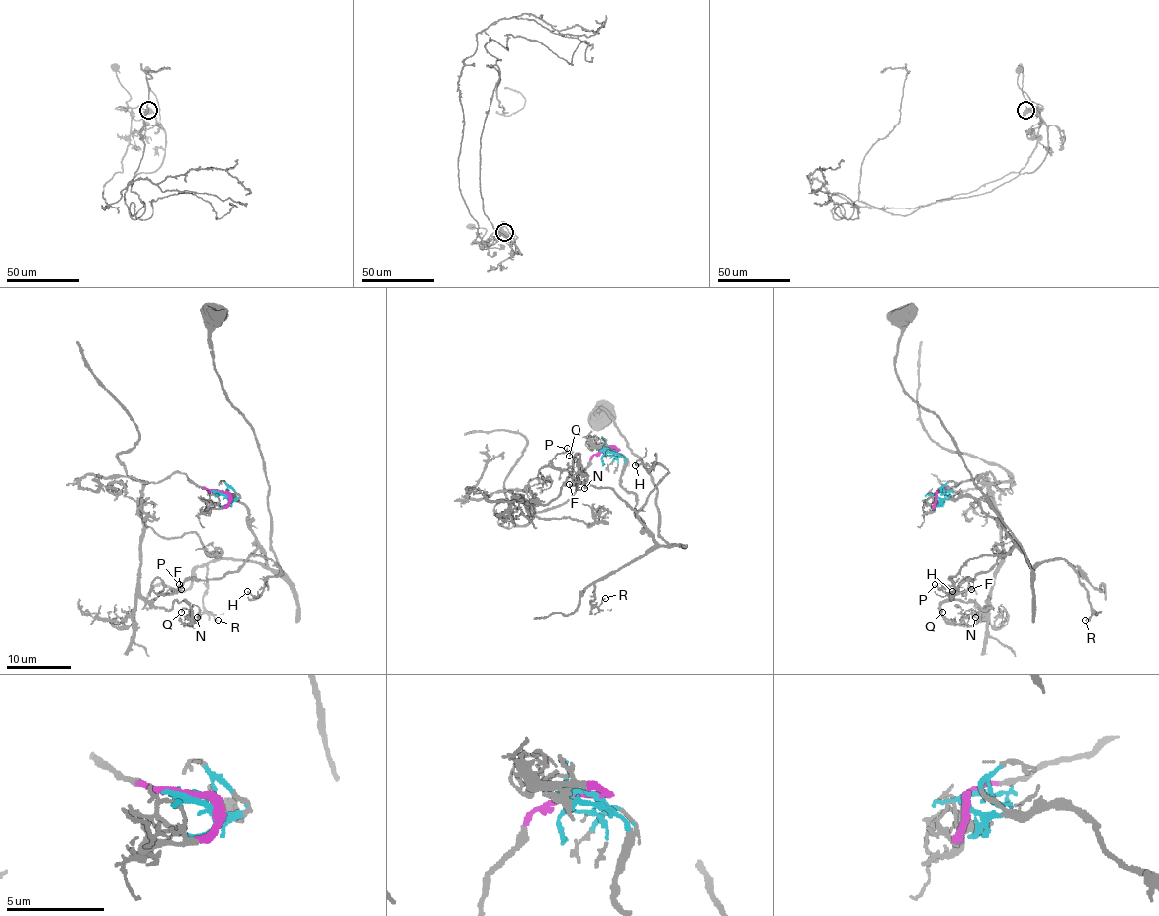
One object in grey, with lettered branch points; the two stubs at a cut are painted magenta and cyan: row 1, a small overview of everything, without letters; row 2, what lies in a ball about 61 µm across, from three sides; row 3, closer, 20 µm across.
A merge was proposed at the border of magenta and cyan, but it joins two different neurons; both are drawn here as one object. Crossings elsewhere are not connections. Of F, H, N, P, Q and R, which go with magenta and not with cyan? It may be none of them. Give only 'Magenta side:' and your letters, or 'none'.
Magenta side: N, Q

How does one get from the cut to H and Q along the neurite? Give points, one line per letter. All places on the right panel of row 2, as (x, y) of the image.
H: (936, 493), (970, 496), (1015, 543), (1005, 554), (972, 558), (952, 576), (947, 594), (952, 591)
Q: (936, 493), (990, 473), (998, 483), (990, 488), (1002, 527), (1002, 561), (992, 605), (942, 601), (942, 612)

